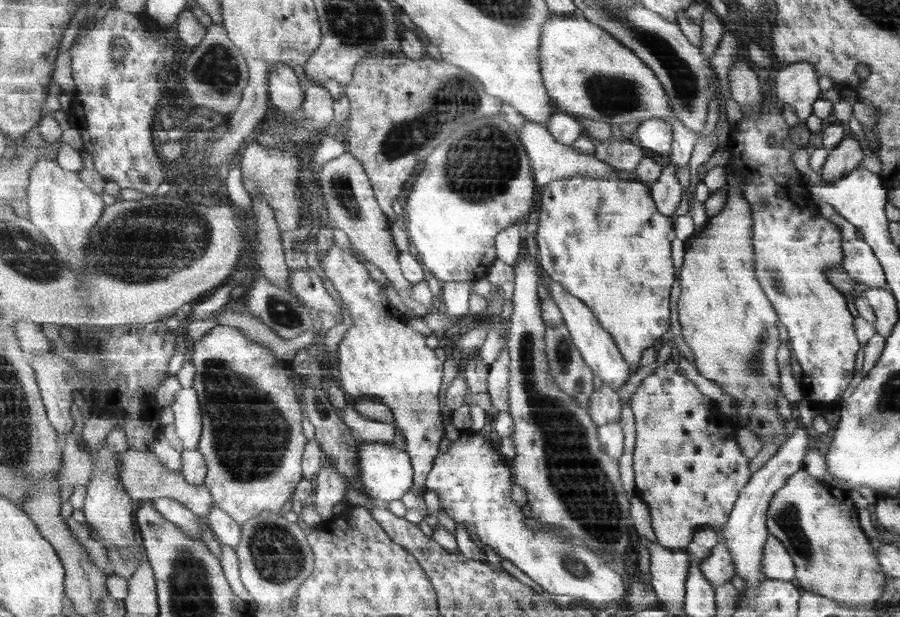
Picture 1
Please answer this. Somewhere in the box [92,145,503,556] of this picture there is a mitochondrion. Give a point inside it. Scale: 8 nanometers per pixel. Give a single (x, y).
(250, 435)

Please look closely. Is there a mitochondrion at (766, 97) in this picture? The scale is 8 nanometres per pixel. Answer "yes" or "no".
no

